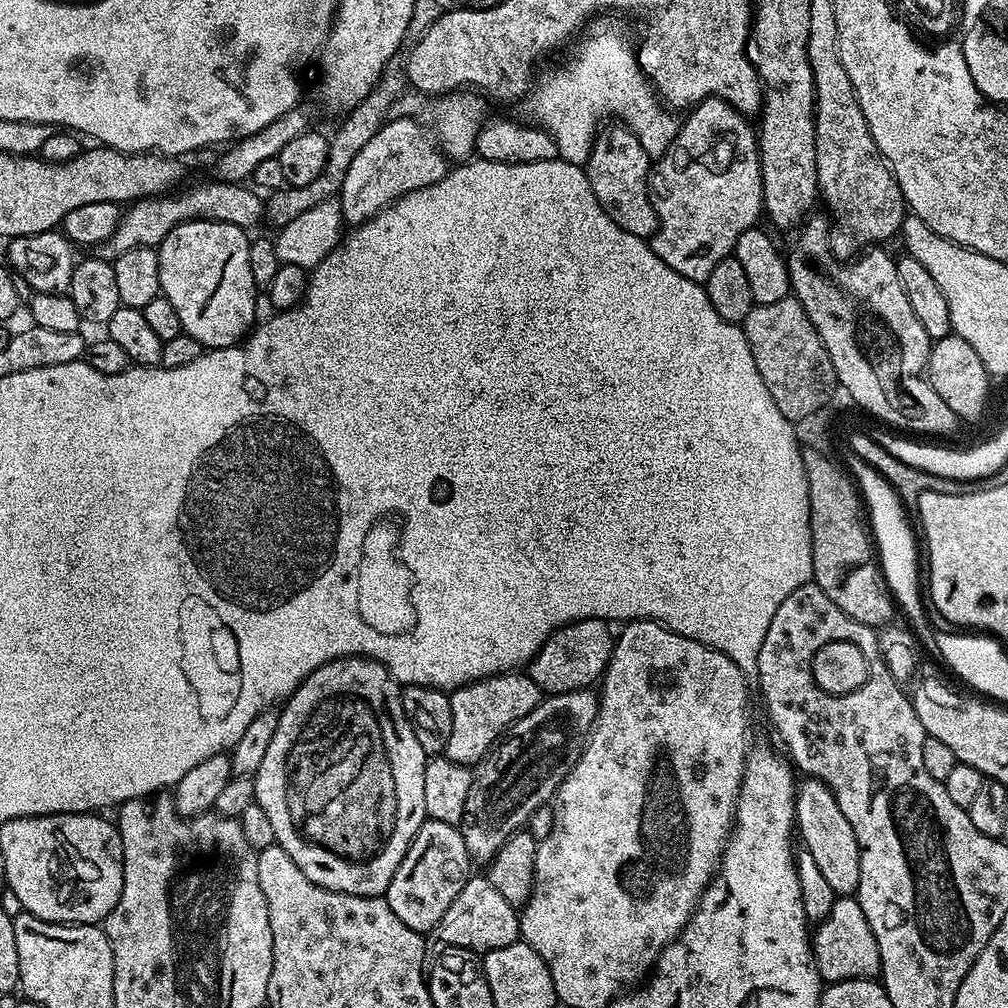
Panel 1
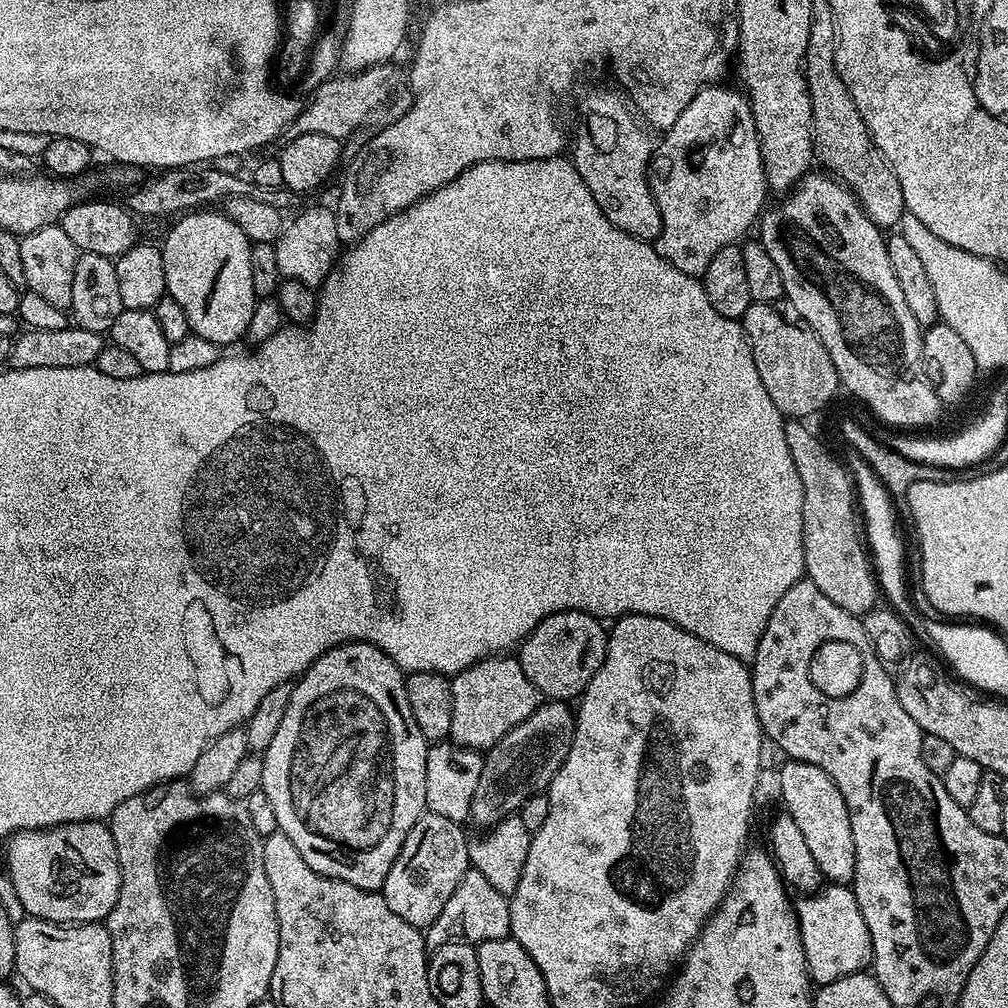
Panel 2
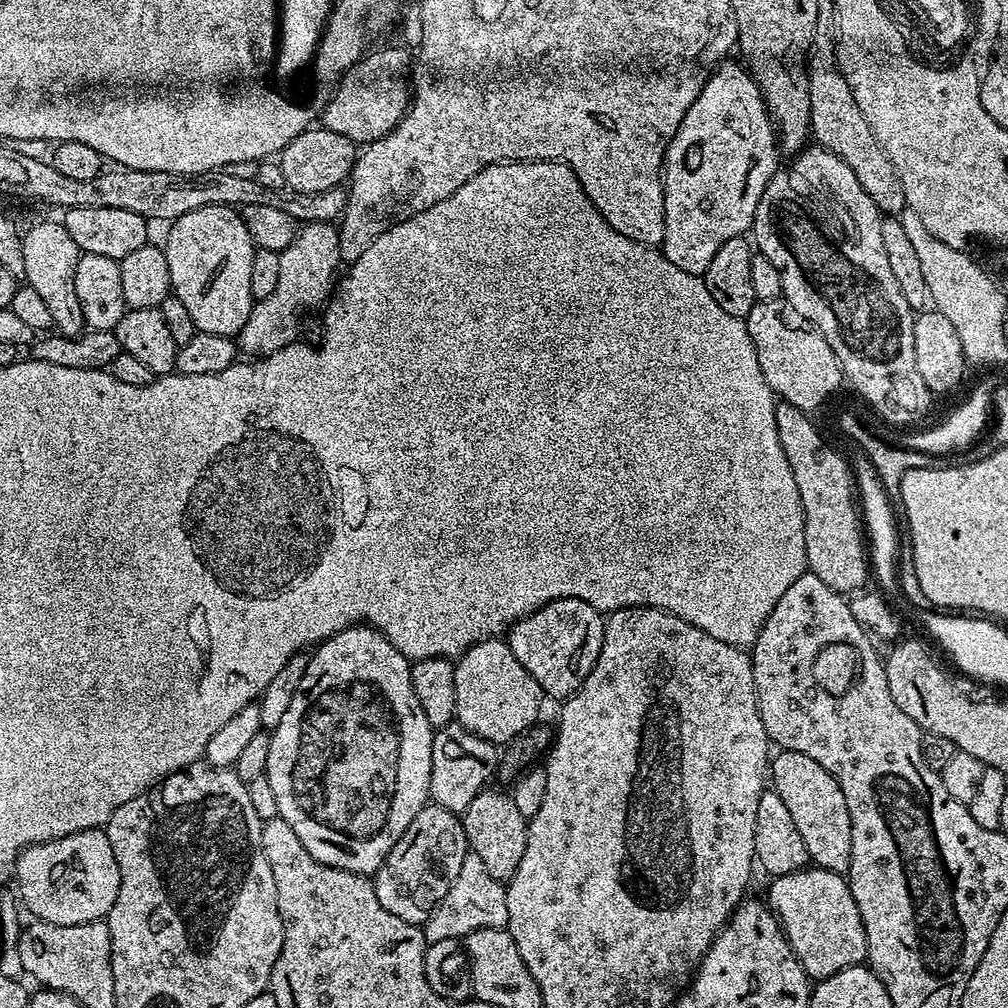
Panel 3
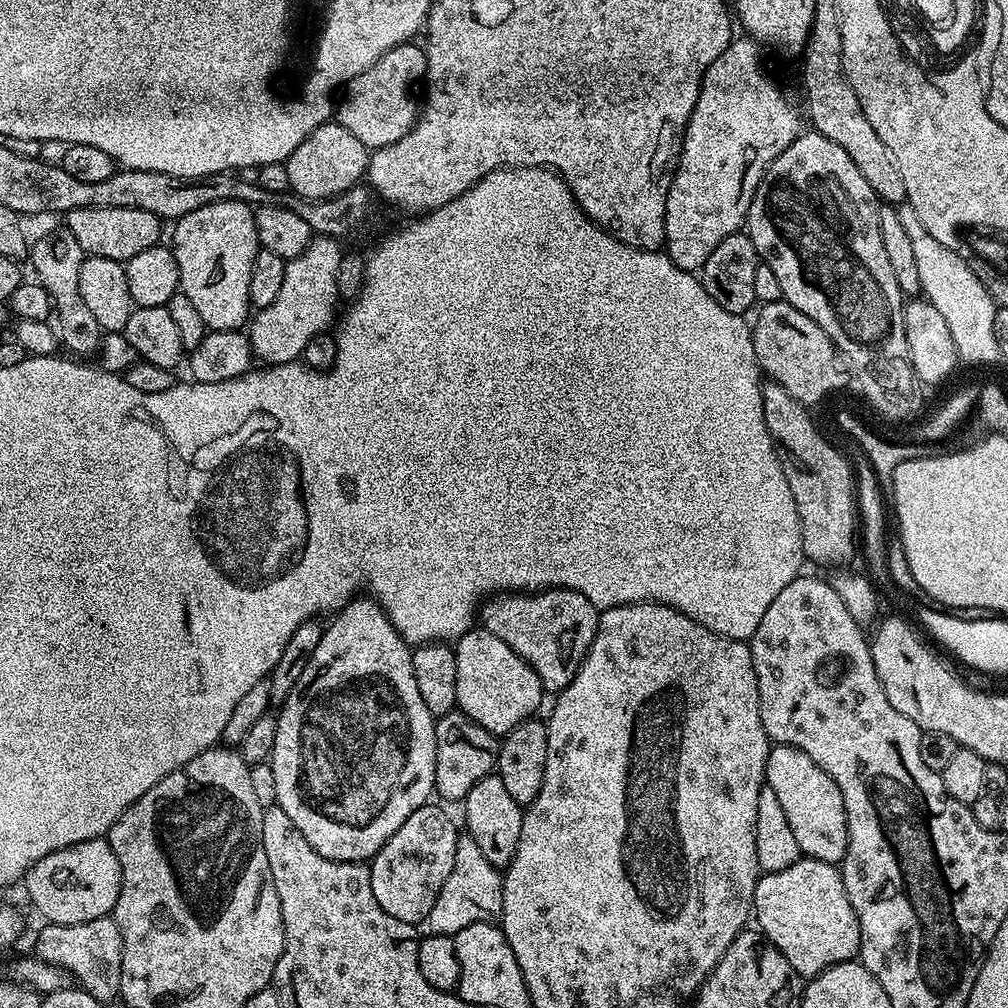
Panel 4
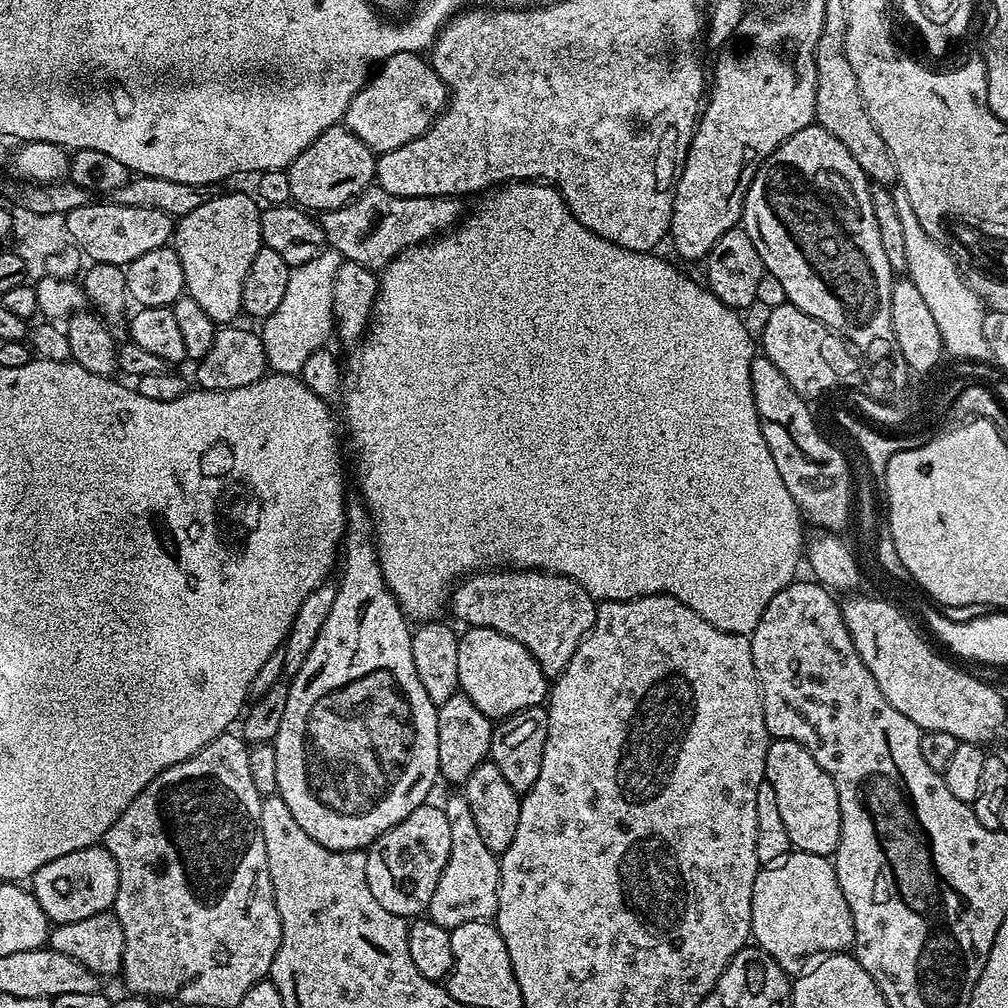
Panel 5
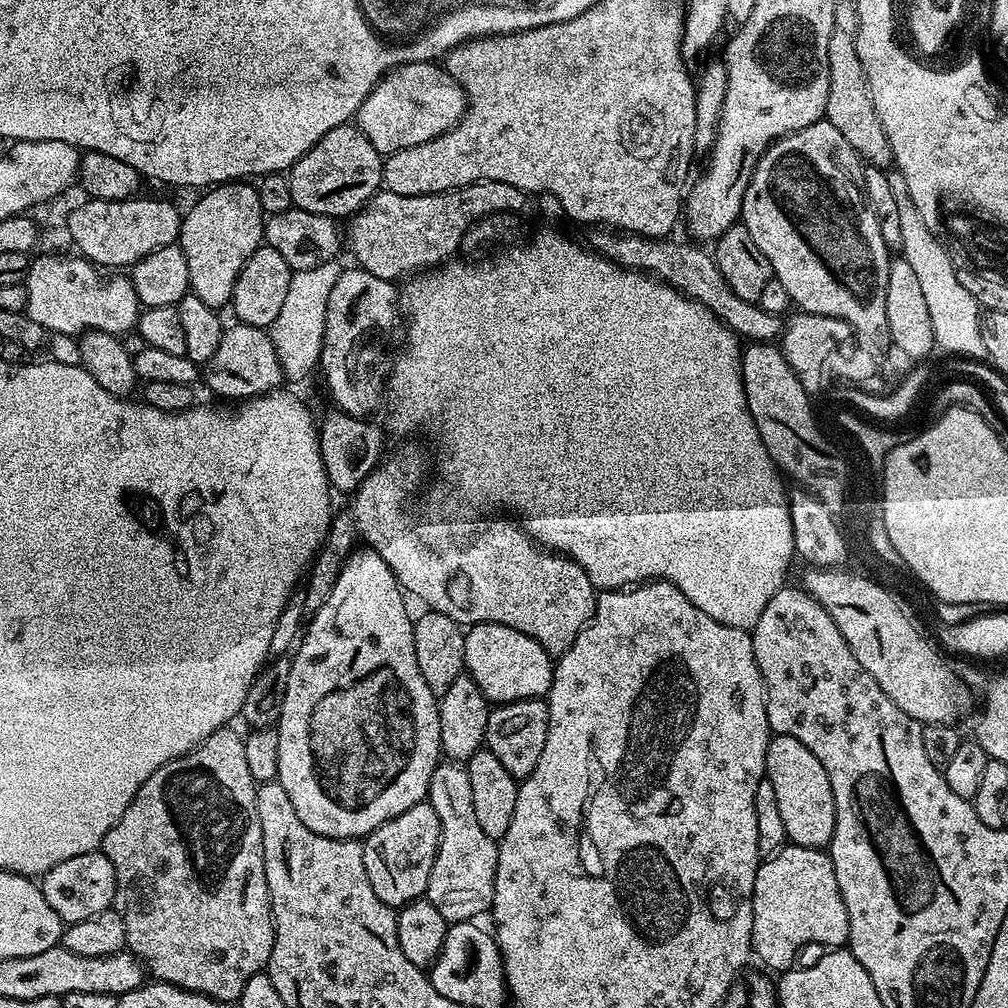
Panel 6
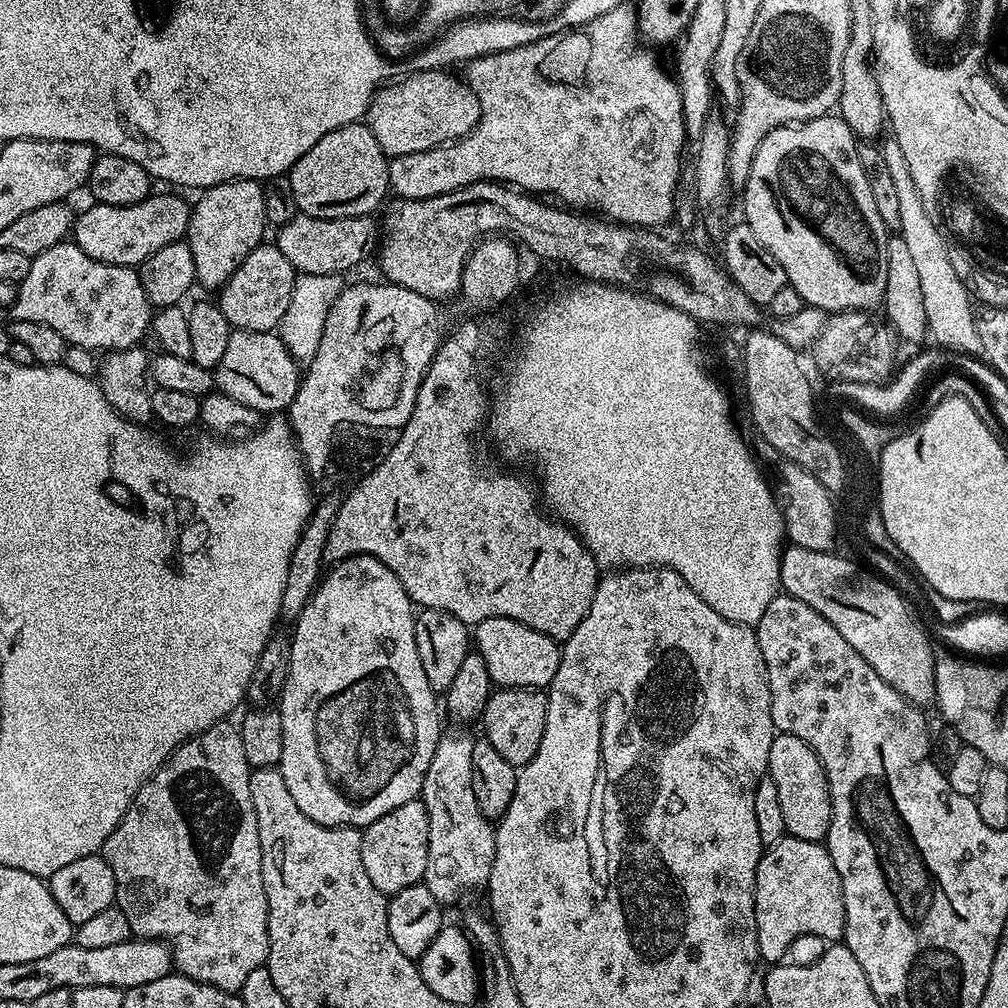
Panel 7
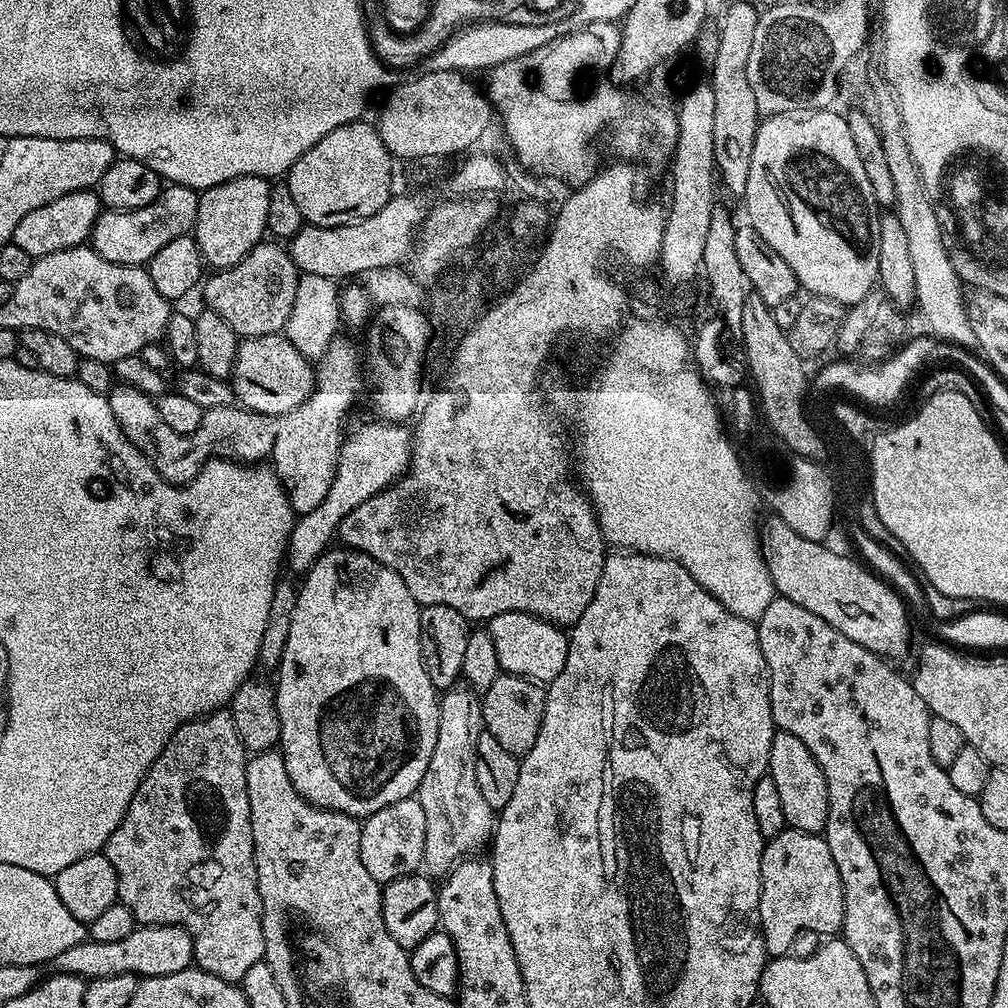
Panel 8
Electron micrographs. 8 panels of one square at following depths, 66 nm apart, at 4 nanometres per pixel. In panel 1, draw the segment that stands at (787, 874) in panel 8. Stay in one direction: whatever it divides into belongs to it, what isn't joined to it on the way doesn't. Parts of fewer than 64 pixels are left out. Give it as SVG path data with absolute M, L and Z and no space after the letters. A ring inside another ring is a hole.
M850 896L837 898L826 918L815 925L811 933L812 959L821 981L837 984L843 980L871 980L879 977L880 955L874 930L862 914L862 906Z

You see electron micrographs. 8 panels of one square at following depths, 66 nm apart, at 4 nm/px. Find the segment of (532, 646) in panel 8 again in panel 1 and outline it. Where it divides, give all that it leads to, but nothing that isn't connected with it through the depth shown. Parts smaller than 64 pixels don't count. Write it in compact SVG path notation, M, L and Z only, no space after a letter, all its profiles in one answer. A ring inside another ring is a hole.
M520 670L510 672L499 672L497 676L486 676L472 681L471 684L465 684L463 688L455 689L450 696L452 702L452 725L450 726L450 738L446 755L448 759L475 766L480 763L480 759L493 747L494 742L503 737L509 724L516 720L521 720L530 710L534 710L542 699L542 693L532 677Z

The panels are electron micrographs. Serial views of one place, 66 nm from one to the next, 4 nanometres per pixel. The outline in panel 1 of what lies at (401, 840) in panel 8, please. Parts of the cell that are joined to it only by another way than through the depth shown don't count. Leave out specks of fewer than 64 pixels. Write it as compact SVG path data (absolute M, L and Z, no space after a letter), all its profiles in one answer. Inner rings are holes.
M425 819L418 834L414 834L406 850L406 858L402 858L402 866L398 866L388 887L386 899L390 910L394 910L394 914L410 926L410 930L421 934L431 933L438 926L442 914L450 910L450 902L458 898L458 890L466 886L473 871L471 868L474 868L474 862L468 857L459 827Z

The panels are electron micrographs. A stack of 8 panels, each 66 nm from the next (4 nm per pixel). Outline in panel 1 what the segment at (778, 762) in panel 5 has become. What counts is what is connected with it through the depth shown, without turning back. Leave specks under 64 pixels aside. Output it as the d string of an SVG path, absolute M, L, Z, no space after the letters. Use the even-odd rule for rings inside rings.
M804 778L799 781L796 789L794 828L798 833L799 843L806 850L810 850L810 855L814 858L820 873L826 878L830 890L834 890L837 897L855 897L860 873L858 840L854 838L850 822L846 822L846 814L838 810L834 794L824 785L824 781L815 778Z

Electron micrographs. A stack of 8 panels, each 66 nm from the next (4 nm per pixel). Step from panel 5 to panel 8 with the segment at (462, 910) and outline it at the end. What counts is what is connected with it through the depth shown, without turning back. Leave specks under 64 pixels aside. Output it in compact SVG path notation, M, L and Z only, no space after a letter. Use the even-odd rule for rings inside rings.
M453 686L439 697L438 742L430 754L430 766L420 783L418 799L426 810L426 850L423 871L429 877L447 877L464 859L487 845L494 831L494 810L486 806L478 790L476 743L485 731L484 709L477 693L467 686Z

